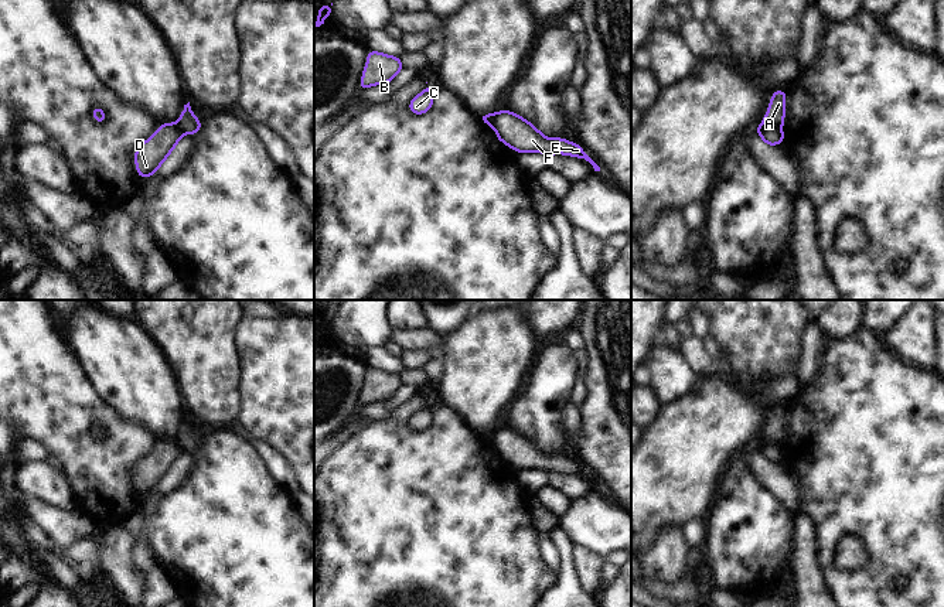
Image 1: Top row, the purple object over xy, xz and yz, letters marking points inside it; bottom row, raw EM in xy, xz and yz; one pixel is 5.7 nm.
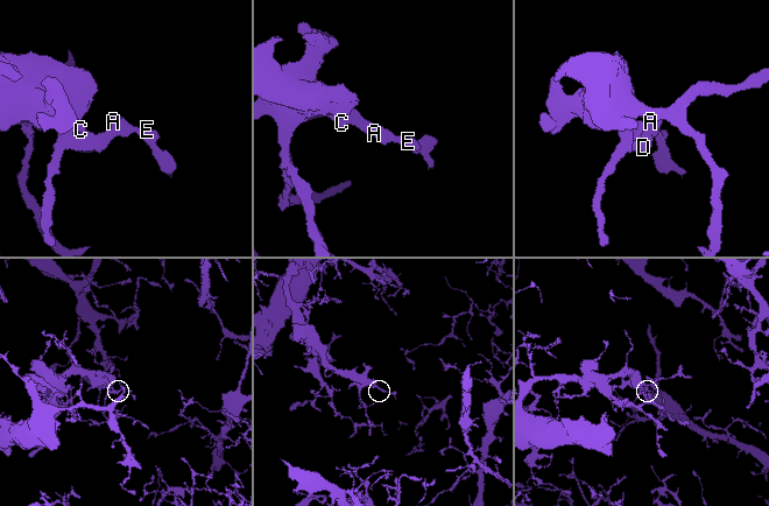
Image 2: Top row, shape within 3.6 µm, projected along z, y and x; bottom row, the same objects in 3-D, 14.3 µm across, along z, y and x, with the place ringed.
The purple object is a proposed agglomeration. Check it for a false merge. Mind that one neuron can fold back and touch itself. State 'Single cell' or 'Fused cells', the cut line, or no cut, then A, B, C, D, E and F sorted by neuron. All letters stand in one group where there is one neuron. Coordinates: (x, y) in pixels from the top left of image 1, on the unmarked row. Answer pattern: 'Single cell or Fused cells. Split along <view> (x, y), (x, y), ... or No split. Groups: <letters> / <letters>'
Fused cells. Split along yz (762, 439), (780, 447). Groups: A E F / B C D.

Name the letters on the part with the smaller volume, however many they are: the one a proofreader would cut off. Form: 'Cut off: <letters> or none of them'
Cut off: A, E, F

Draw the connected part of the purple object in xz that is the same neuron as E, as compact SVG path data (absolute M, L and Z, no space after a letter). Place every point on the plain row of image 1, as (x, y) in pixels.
M500 427L494 436L493 444L501 460L505 460L517 470L546 470L566 471L589 478L594 488L600 484L583 468L583 466L572 458L560 454L546 456L532 440L522 436L511 427Z

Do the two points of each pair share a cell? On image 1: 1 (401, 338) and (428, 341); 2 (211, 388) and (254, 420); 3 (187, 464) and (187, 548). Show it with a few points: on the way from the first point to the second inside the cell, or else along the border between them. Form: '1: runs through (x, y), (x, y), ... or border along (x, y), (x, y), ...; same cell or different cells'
1: runs through (408, 340), (421, 340); same cell
2: border along (242, 378), (244, 411), (237, 420); different cells
3: border along (193, 452), (196, 460), (193, 474), (164, 498); different cells

